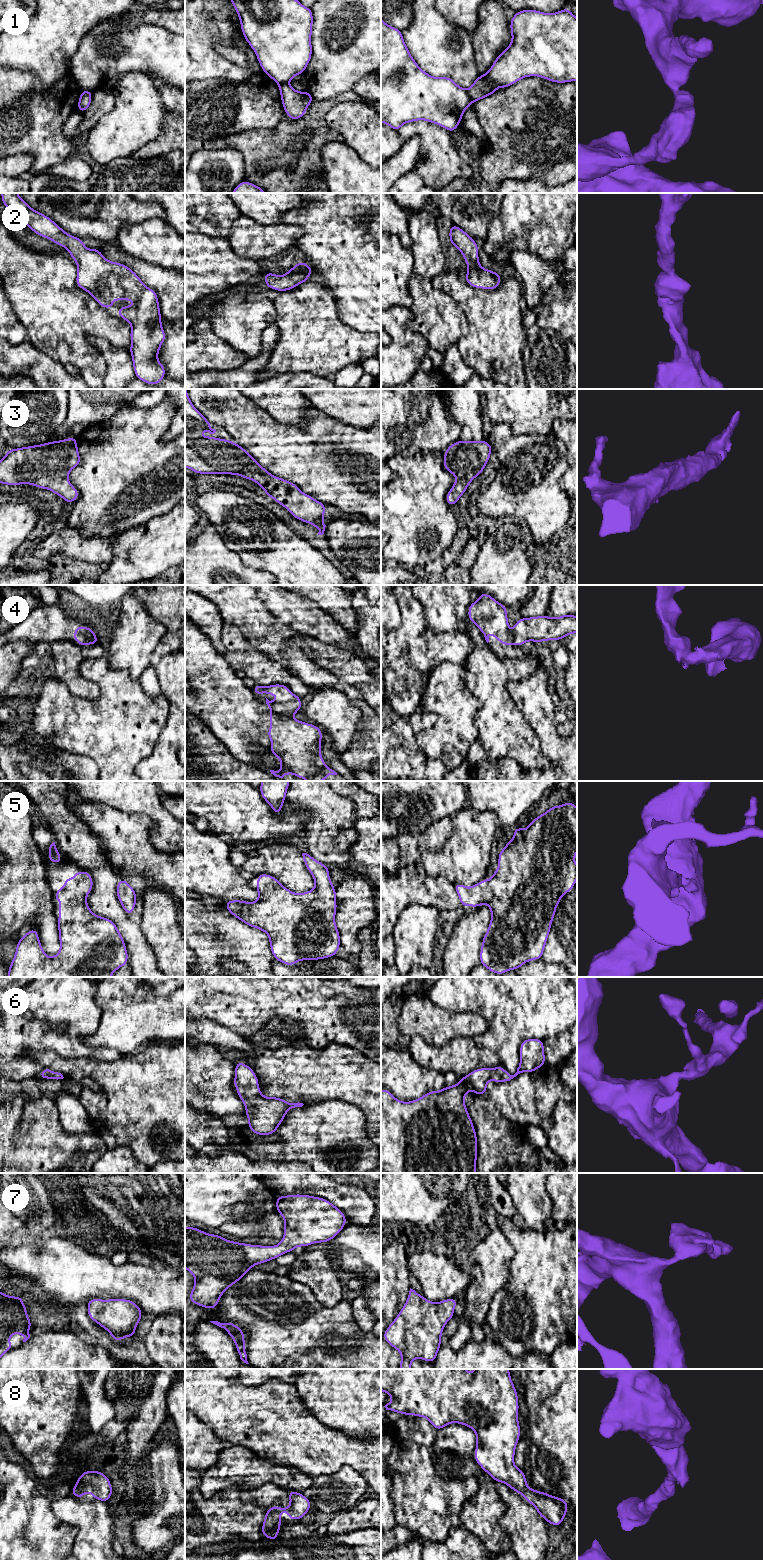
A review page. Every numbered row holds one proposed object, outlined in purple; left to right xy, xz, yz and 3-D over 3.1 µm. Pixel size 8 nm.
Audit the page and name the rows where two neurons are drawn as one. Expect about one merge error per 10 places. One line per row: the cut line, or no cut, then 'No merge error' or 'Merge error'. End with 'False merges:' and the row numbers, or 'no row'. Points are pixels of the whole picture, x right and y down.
1: Split along yz (466, 90), (473, 101). Merge error
2: No split. No merge error
3: No split. No merge error
4: Split along xz (272, 710), (290, 717). Merge error
5: No split. No merge error
6: No split. No merge error
7: No split. No merge error
8: No split. No merge error
False merges: 1, 4

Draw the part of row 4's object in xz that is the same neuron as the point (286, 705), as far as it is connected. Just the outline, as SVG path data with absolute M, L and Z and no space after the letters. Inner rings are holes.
M256 684L252 690L256 696L265 692L270 695L278 695L279 699L274 701L269 701L265 698L269 709L281 716L291 717L301 710L301 698L286 685L272 684L270 686L260 686Z

